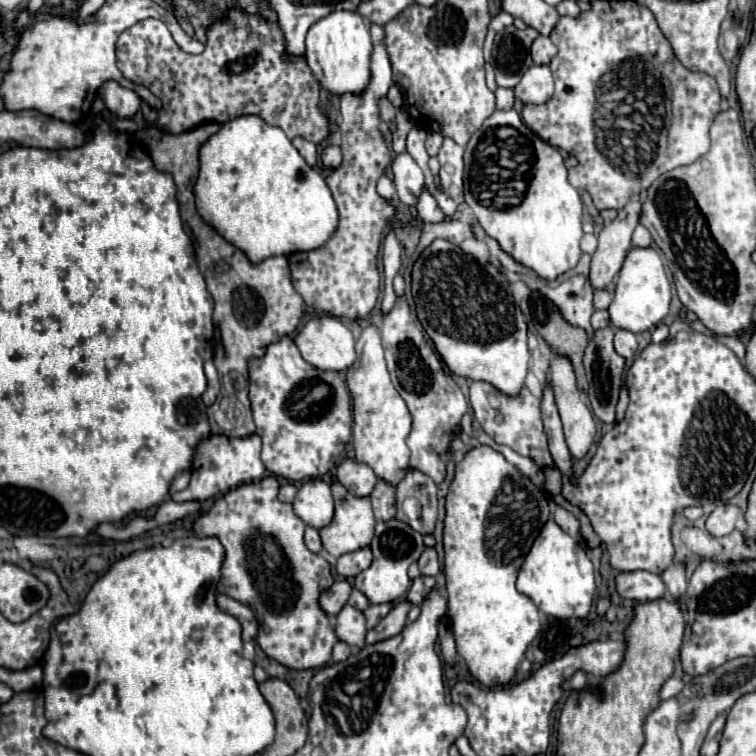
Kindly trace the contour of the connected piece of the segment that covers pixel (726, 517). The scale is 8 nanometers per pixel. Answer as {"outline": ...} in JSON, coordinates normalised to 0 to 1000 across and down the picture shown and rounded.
{"outline":[[[952,667],[947,669],[947,675],[934,685],[934,698],[942,709],[960,709],[966,706],[976,688],[981,683],[981,675],[971,667]]]}

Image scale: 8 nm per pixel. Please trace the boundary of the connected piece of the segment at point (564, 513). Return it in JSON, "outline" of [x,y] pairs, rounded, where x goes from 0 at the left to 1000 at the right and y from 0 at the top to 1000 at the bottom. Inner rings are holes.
{"outline":[[[743,669],[735,672],[733,688],[735,688],[735,693],[738,693],[746,704],[751,704],[754,709],[759,709],[759,712],[767,709],[767,690],[765,690],[765,685],[762,685],[759,680],[754,680],[751,675],[746,675]]]}

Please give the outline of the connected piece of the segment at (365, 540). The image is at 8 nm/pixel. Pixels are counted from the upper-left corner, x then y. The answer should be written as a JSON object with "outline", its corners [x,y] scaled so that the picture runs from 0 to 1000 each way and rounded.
{"outline":[[[450,638],[439,640],[439,653],[442,653],[442,664],[444,664],[442,688],[423,701],[423,712],[426,712],[426,722],[431,725],[431,730],[437,735],[442,735],[442,738],[450,738],[452,733],[484,725],[492,717],[497,688],[495,688],[492,669],[489,669],[487,659],[471,659],[471,656],[466,656]]]}

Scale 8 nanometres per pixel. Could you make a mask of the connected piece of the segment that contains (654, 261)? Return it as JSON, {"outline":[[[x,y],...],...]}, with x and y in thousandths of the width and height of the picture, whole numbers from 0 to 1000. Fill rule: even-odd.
{"outline":[[[836,328],[817,362],[815,384],[812,384],[812,397],[804,407],[807,423],[812,434],[825,434],[833,439],[852,439],[868,429],[876,426],[876,421],[886,410],[886,373],[878,360],[878,349],[868,328]]]}

